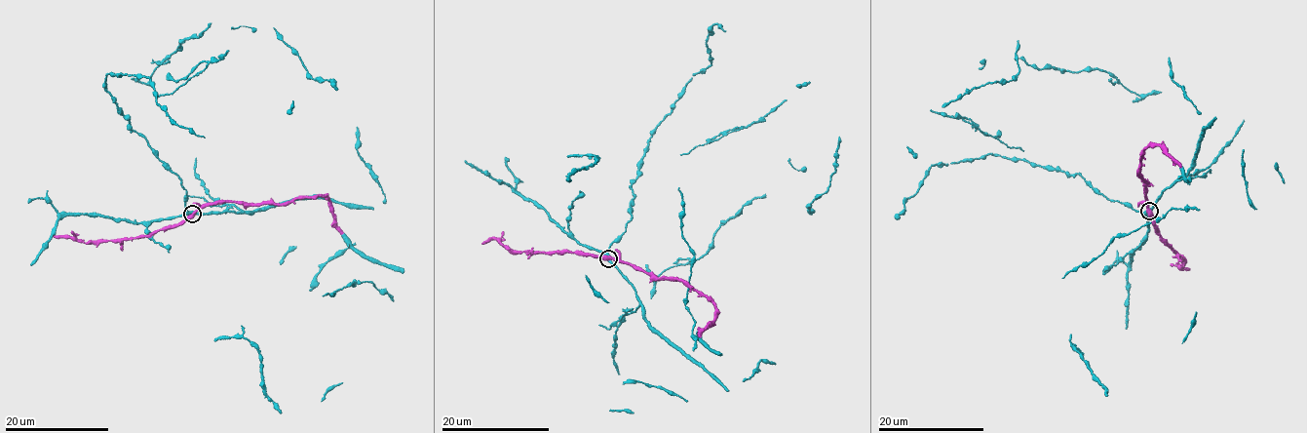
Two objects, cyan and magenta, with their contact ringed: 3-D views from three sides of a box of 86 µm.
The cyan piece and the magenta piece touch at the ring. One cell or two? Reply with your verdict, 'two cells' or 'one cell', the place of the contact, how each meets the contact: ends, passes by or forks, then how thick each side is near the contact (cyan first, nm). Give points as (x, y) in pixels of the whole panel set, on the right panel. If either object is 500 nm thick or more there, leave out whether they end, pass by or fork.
one cell | (1149, 211) | 550/550 nm

